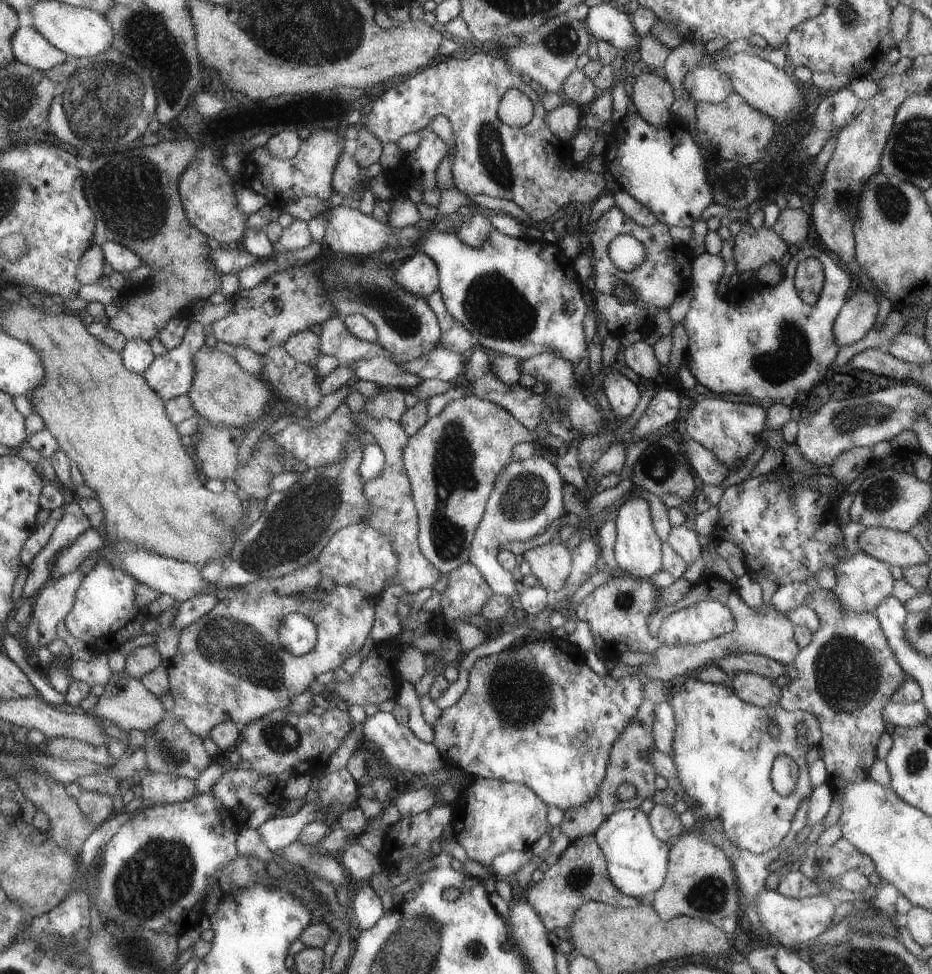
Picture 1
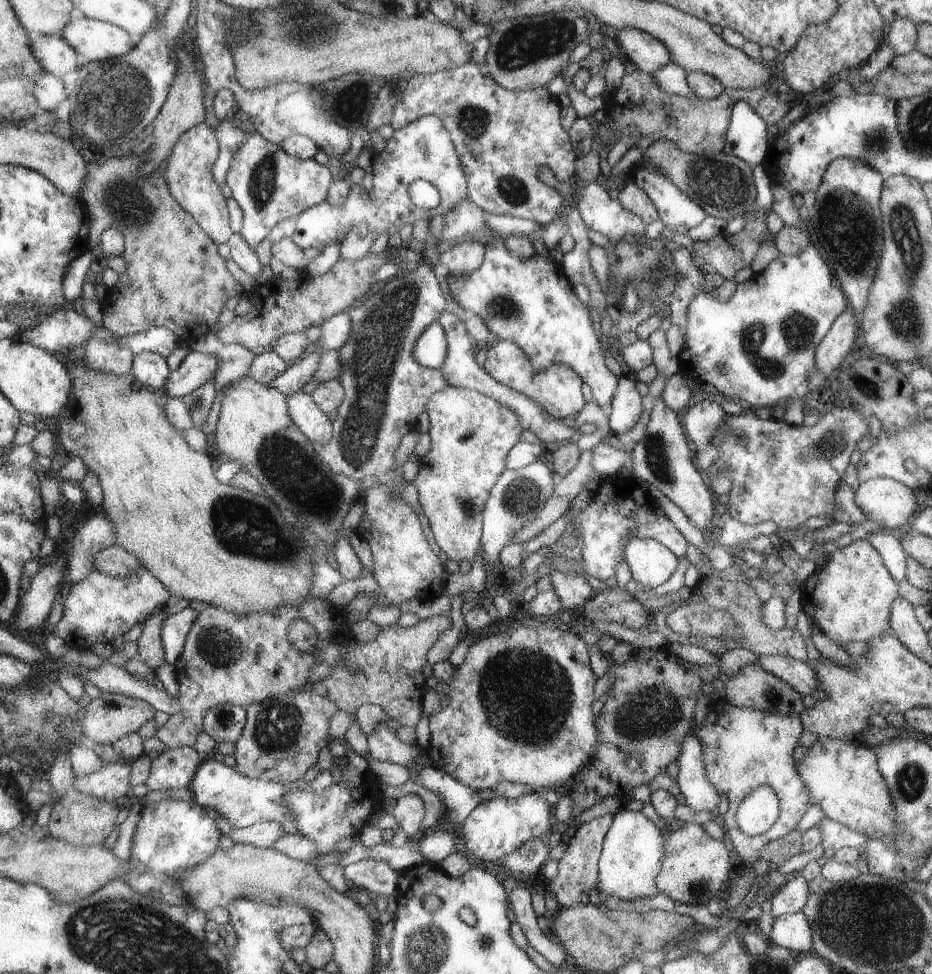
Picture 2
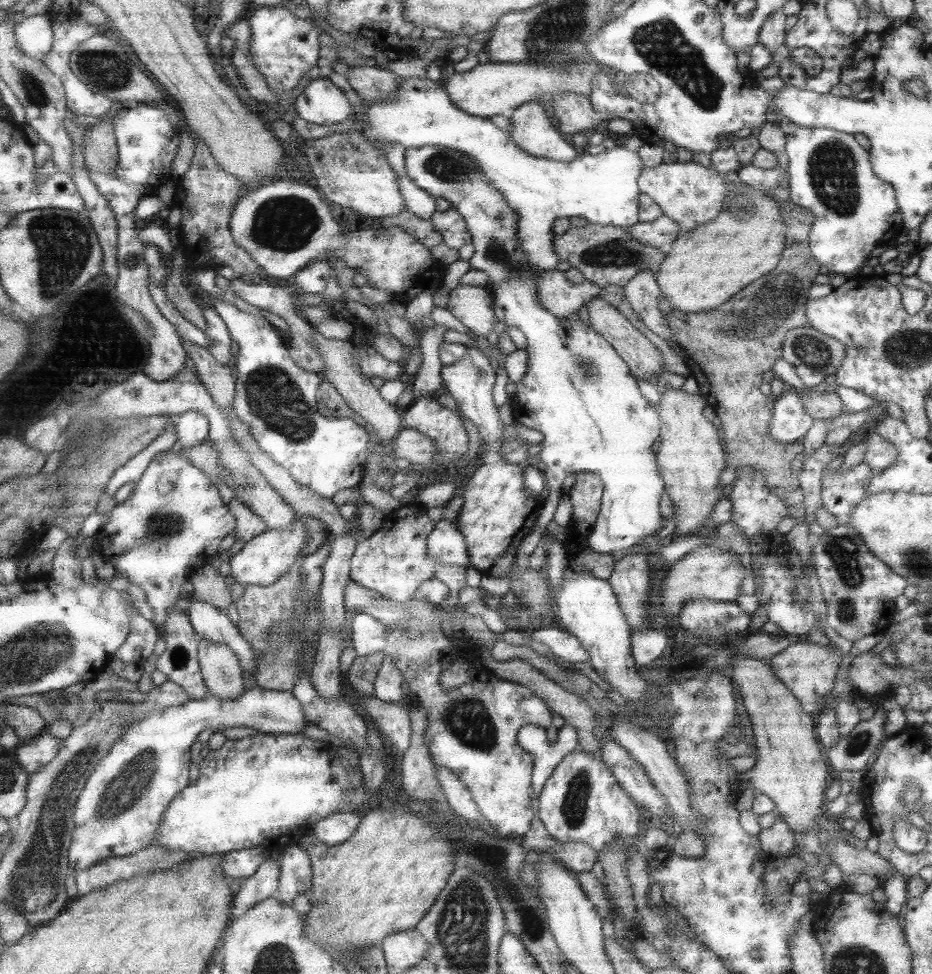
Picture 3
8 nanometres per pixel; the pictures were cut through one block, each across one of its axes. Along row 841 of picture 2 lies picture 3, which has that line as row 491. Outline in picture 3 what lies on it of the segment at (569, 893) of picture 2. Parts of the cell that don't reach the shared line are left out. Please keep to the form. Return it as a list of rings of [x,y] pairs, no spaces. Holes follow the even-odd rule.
[[[578,472],[573,475],[575,481],[567,494],[571,503],[571,519],[562,542],[568,558],[587,548],[587,535],[597,518],[603,492],[602,483],[595,474]]]

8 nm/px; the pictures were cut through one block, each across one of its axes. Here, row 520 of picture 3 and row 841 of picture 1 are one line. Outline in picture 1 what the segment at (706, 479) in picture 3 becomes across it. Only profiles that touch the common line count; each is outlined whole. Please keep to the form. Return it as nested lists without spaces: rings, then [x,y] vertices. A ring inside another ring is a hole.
[[[691,833],[679,834],[675,842],[669,846],[666,873],[662,885],[655,890],[647,902],[661,920],[667,921],[673,916],[685,914],[685,916],[707,920],[715,924],[717,928],[725,916],[731,916],[733,913],[737,926],[731,938],[734,938],[734,946],[738,953],[745,958],[751,950],[768,946],[767,940],[763,940],[761,930],[755,926],[751,928],[747,916],[743,915],[746,907],[738,900],[738,886],[732,864],[724,850]]]

